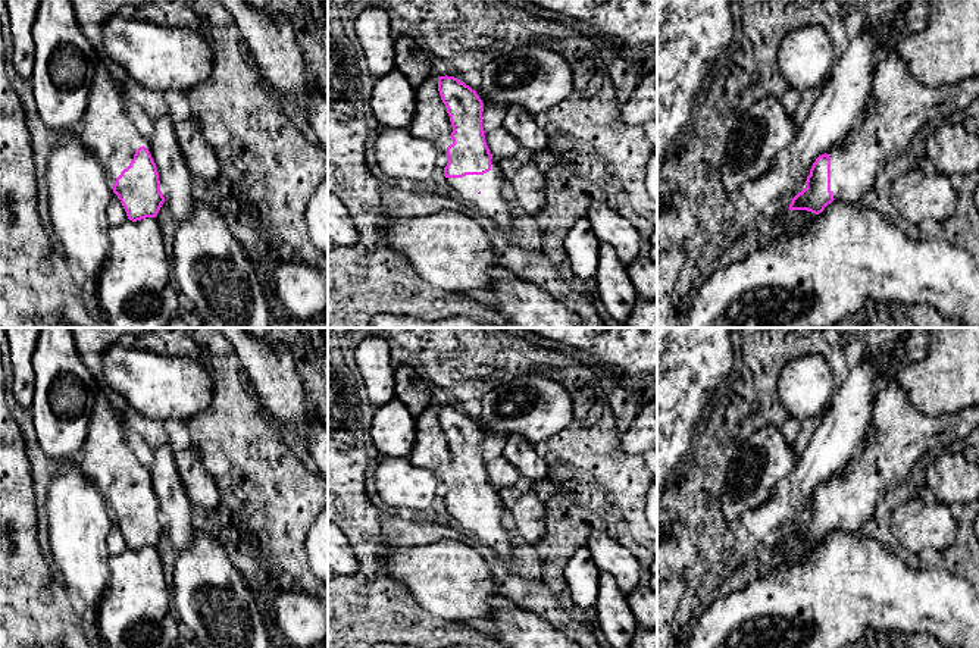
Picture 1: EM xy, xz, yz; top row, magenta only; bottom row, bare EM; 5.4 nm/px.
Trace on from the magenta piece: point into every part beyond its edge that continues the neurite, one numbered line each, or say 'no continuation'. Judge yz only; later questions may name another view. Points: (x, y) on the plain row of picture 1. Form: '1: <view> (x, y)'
1: yz (900, 434)

